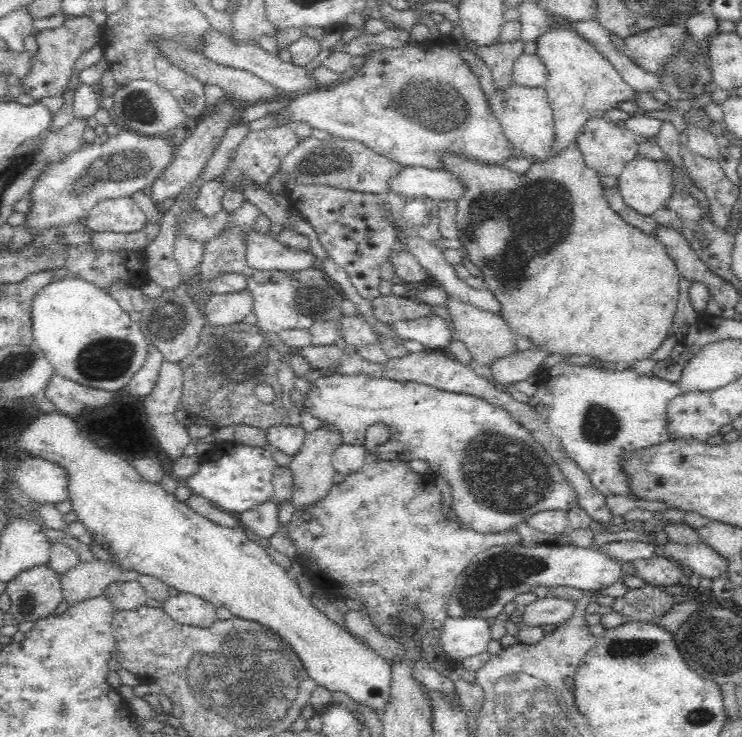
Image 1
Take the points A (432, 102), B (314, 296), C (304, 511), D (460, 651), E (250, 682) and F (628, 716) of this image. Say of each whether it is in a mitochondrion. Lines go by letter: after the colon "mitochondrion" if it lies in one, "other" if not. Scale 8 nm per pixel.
A: mitochondrion
B: mitochondrion
C: other
D: other
E: mitochondrion
F: other

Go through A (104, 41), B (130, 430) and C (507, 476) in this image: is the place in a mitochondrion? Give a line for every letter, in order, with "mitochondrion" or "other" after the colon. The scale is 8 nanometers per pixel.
A: other
B: other
C: mitochondrion

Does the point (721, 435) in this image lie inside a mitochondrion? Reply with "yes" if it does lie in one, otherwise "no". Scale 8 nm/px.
no

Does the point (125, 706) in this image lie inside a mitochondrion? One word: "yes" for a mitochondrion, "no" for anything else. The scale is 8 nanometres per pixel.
no

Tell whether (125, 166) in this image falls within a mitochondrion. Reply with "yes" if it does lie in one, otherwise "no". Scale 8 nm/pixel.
yes

